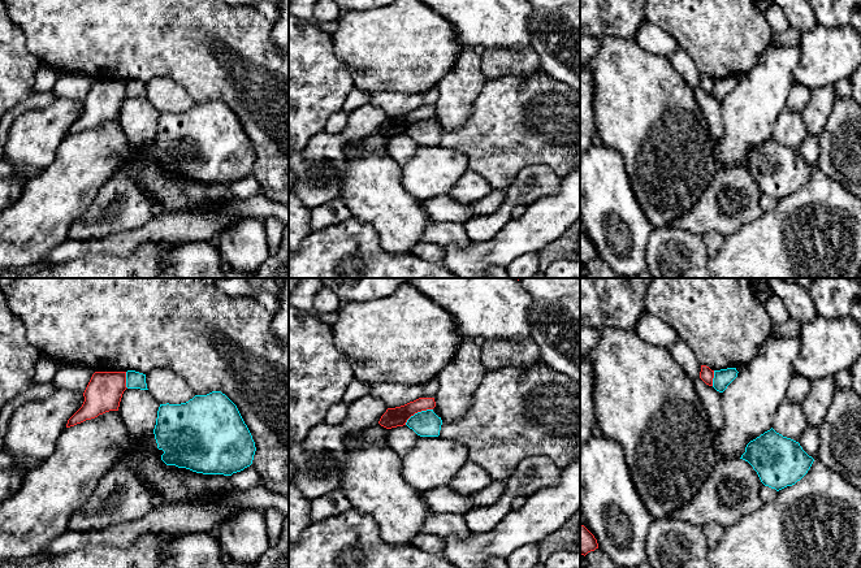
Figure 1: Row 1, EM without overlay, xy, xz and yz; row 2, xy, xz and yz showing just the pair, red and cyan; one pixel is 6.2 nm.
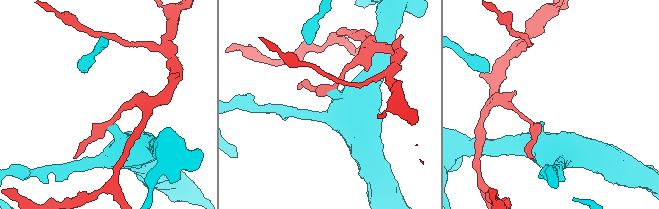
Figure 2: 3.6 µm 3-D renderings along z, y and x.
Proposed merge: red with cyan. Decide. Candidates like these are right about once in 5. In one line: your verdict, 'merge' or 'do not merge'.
do not merge

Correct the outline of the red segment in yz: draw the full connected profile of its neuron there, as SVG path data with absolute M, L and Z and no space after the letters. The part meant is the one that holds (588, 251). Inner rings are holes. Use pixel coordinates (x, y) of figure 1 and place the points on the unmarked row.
M580 233L580 263L585 265L596 257L598 257L597 248L584 234Z

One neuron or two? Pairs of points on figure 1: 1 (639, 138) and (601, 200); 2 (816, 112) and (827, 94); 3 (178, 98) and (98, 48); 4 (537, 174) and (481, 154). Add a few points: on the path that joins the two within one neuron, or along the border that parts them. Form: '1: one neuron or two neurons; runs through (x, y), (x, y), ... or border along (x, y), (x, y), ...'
1: two neurons; border along (602, 143), (614, 148), (621, 155), (632, 191)
2: one neuron; runs through (818, 108), (823, 98)
3: two neurons; border along (146, 82), (154, 78), (171, 78), (180, 86)
4: two neurons; border along (553, 169), (543, 164), (529, 164), (506, 189)

